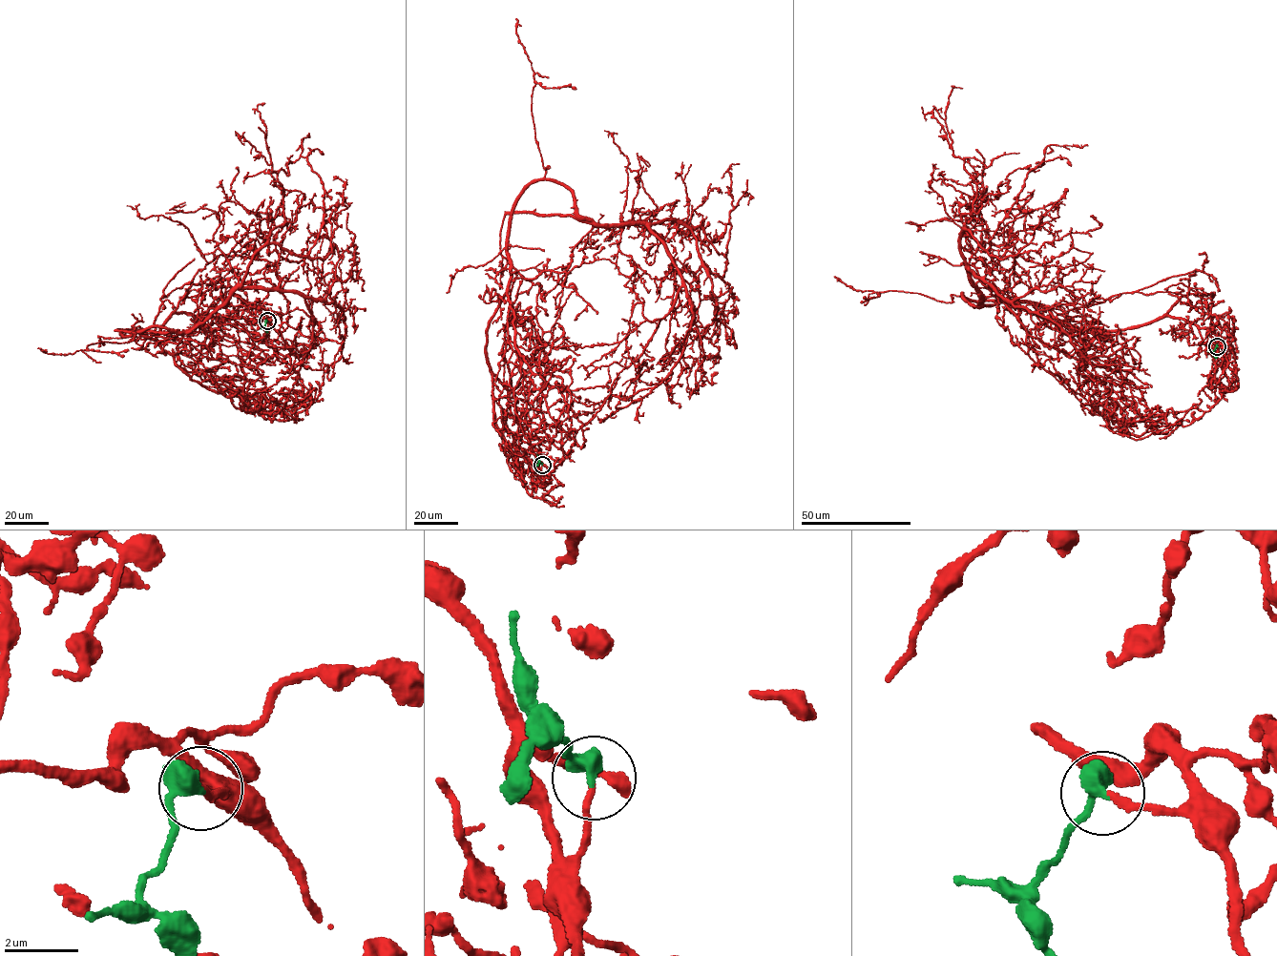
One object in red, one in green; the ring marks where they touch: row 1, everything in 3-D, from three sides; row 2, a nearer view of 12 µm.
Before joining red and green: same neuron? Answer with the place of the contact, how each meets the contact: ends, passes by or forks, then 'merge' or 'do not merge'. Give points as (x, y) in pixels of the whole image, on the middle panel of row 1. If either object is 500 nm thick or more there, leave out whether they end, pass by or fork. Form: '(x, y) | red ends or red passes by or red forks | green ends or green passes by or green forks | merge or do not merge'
(542, 465) | merge

